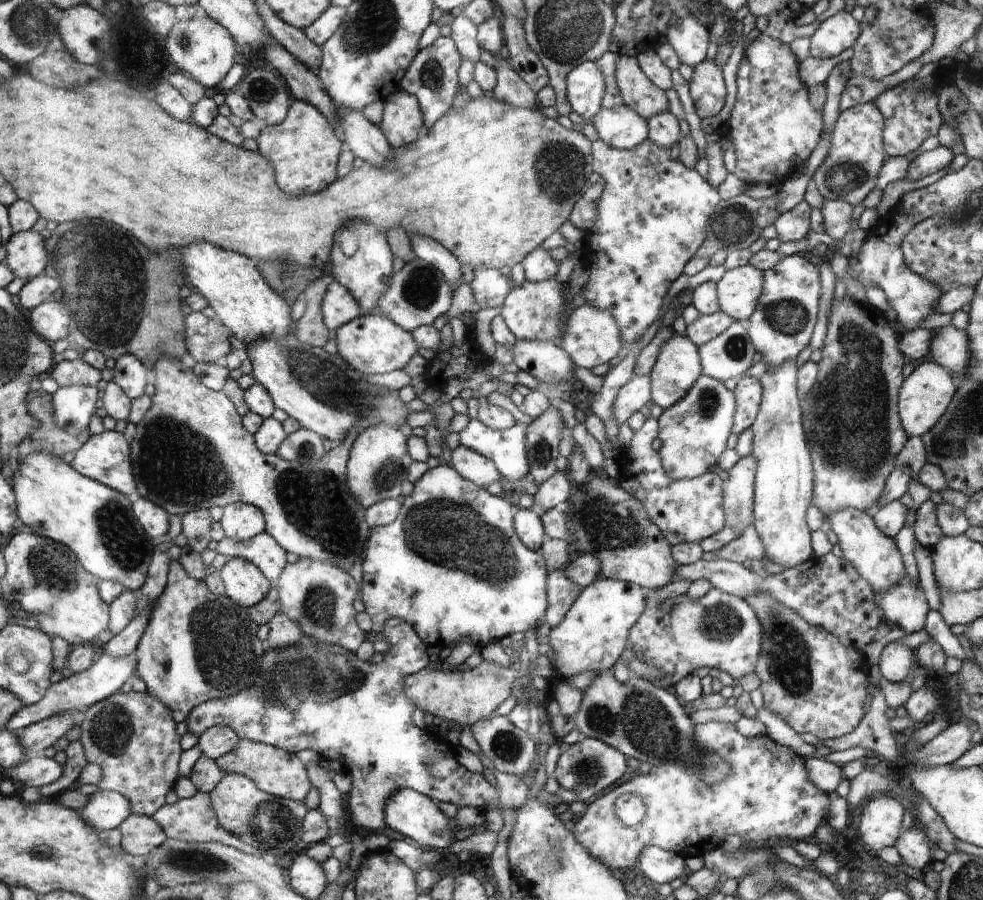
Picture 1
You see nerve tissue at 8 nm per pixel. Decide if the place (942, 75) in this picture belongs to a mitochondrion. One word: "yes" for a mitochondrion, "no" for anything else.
no

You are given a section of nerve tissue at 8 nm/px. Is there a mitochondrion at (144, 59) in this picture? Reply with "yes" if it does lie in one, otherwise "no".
yes

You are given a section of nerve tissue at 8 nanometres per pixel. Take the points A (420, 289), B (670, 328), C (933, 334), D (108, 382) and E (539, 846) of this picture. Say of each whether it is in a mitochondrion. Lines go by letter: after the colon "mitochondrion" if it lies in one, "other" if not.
A: mitochondrion
B: other
C: other
D: other
E: mitochondrion

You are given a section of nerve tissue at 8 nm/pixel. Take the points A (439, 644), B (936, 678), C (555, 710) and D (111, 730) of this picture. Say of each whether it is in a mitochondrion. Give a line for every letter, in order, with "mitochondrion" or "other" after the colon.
A: other
B: other
C: other
D: mitochondrion

